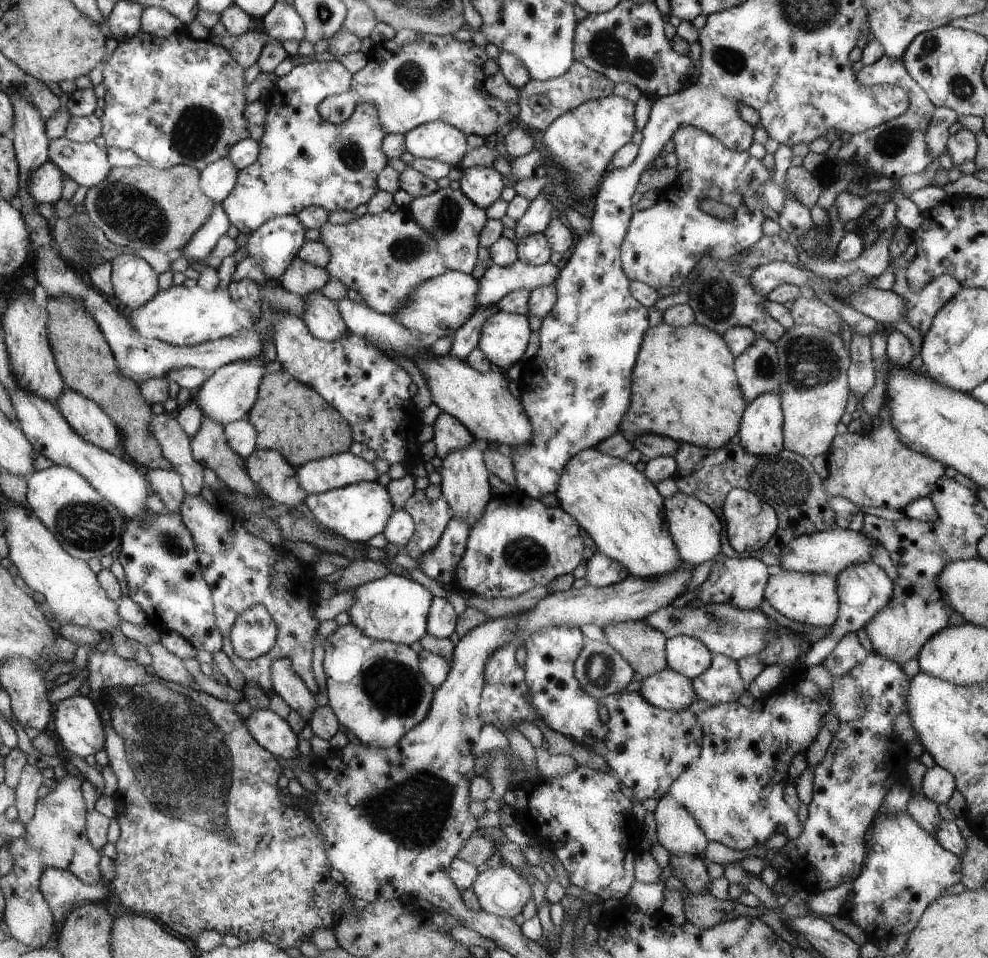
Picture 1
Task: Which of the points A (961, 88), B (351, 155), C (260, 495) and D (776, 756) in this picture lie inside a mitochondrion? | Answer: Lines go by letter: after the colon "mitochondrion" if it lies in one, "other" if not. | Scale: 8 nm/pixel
A: mitochondrion
B: mitochondrion
C: other
D: other

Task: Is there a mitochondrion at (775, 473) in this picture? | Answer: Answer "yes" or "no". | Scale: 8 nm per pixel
yes

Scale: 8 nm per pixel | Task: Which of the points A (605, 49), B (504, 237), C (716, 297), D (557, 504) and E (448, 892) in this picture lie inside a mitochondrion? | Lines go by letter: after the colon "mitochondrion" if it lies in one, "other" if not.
A: mitochondrion
B: other
C: mitochondrion
D: other
E: other

